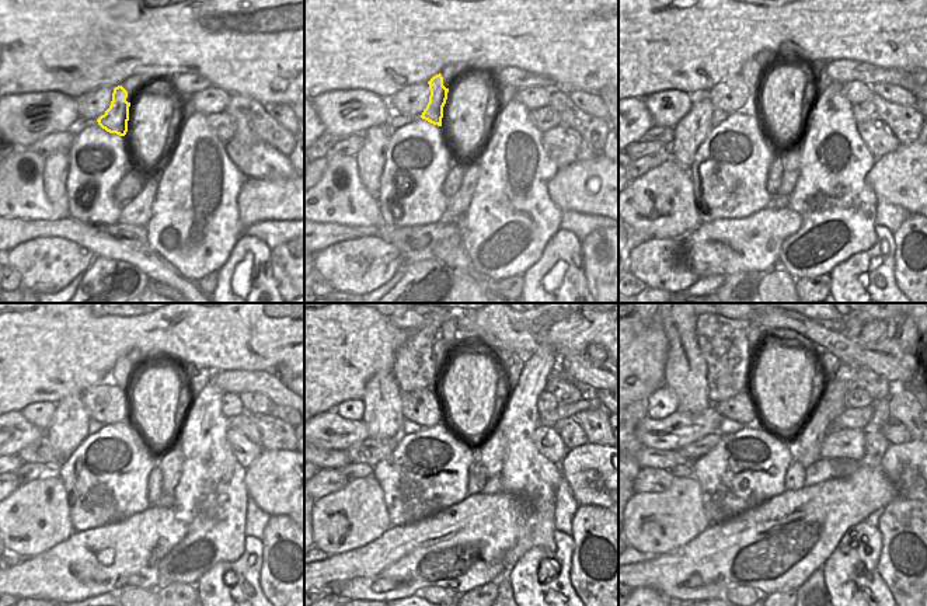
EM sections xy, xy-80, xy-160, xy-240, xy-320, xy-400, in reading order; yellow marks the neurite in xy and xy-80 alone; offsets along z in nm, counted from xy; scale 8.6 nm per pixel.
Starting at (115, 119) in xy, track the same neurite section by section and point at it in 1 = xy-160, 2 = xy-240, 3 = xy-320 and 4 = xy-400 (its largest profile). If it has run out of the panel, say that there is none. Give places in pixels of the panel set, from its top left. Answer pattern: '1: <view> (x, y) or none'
1: xy-160 (750, 73)
2: xy-240 (121, 375)
3: xy-320 (445, 348)
4: xy-400 (756, 337)

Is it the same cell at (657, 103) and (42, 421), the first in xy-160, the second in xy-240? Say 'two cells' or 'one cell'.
one cell

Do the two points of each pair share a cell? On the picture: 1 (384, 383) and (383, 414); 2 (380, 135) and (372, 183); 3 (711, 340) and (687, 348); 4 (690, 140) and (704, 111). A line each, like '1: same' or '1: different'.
1: same
2: same
3: different
4: same

